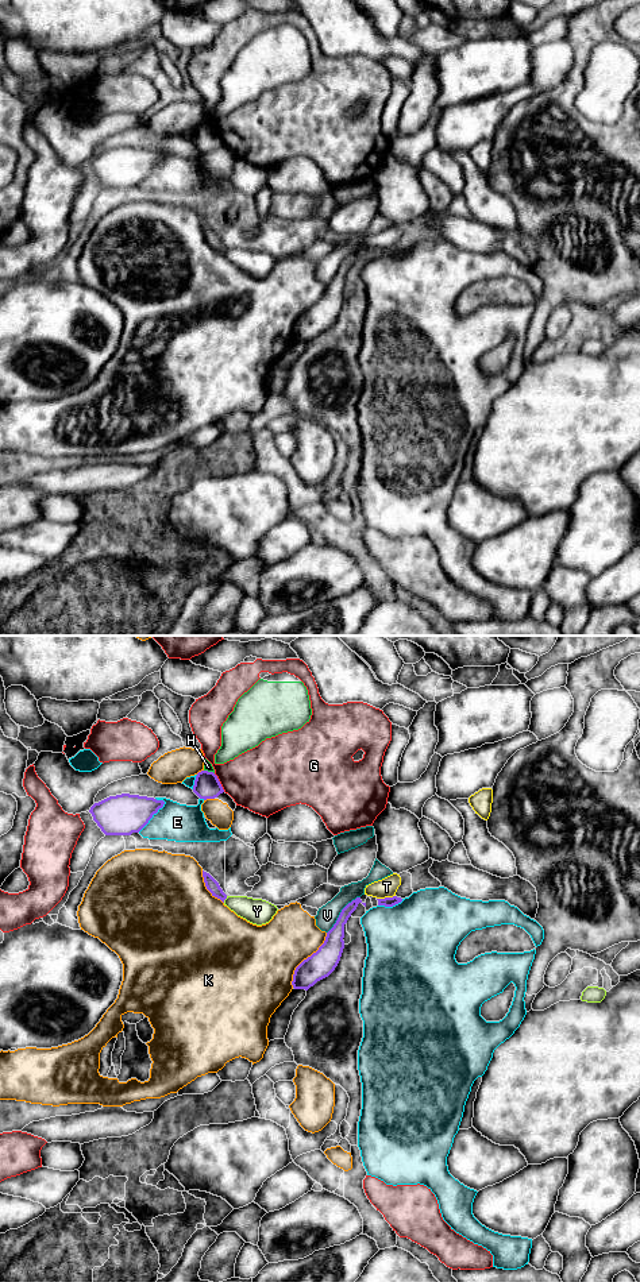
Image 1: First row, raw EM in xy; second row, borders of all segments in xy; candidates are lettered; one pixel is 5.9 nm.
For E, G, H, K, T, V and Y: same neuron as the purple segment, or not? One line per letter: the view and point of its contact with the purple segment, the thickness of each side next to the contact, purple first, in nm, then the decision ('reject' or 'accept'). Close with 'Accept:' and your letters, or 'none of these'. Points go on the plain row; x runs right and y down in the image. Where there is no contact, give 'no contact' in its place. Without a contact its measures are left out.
E: xy (153, 166) | 240/220 nm | reject
G: xy (219, 135) | 160/380 nm | reject
H: xy (209, 124) | 160/50 nm | reject
K: xy (307, 311) | 160/380 nm | reject
T: xy (385, 250) | 60/120 nm | reject
V: xy (340, 265) | 140/120 nm | reject
Y: xy (226, 250) | 80/160 nm | reject
Accept: none of these

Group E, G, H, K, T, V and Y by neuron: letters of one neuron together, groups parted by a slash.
E / G / H / K / T / V / Y

